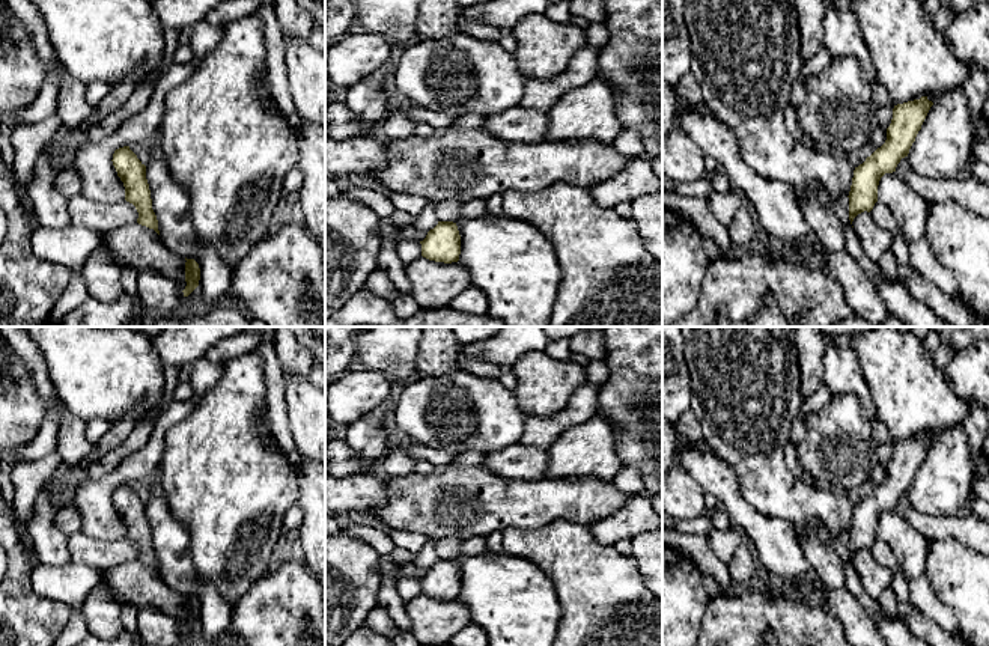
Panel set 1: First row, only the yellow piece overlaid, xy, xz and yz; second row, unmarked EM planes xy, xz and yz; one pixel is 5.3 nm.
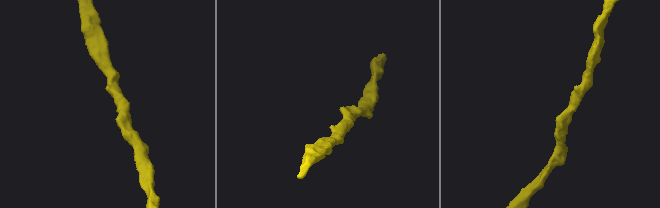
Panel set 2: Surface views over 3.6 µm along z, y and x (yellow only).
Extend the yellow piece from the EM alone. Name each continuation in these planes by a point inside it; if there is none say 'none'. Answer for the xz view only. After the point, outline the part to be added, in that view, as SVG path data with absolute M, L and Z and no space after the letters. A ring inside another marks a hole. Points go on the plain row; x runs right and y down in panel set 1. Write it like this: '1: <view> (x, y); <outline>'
none

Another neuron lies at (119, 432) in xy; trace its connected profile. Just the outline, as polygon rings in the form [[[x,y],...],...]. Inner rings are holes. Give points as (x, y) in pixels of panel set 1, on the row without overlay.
[[[132,411],[123,420],[113,425],[96,444],[98,458],[102,459],[108,452],[119,447],[129,437],[137,422],[137,413]]]

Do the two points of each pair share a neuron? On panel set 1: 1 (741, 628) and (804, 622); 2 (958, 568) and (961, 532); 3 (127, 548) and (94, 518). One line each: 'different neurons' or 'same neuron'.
1: same neuron
2: different neurons
3: different neurons

